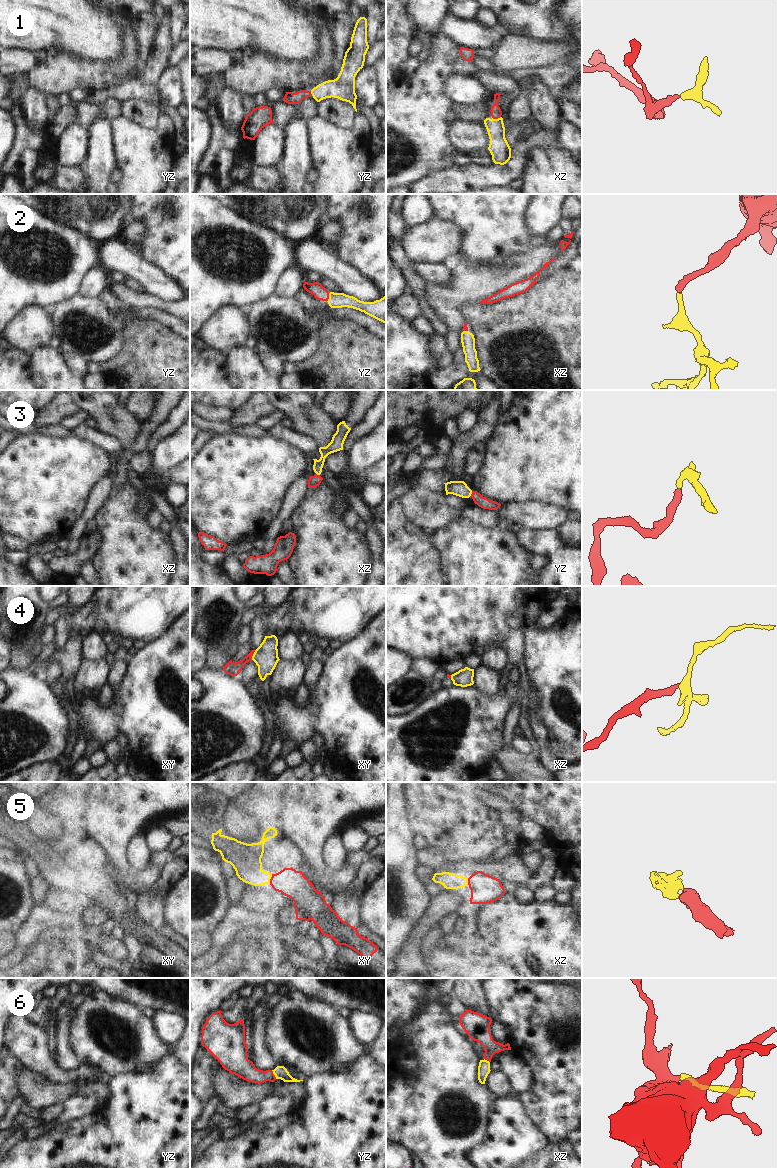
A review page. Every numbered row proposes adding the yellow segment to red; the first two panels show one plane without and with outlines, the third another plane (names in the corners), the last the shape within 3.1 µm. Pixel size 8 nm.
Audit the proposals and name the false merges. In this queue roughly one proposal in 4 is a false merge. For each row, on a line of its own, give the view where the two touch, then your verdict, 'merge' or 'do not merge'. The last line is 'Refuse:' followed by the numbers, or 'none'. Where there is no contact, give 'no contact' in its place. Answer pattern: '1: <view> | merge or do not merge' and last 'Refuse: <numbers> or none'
1: xz | merge
2: yz | merge
3: yz | merge
4: xy | merge
5: xy | merge
6: yz | merge
Refuse: none

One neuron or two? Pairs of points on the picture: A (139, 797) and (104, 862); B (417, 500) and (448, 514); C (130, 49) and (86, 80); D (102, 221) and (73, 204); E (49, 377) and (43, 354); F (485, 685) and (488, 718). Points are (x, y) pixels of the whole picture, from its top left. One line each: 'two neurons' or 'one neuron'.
A: two neurons
B: one neuron
C: one neuron
D: one neuron
E: one neuron
F: two neurons

